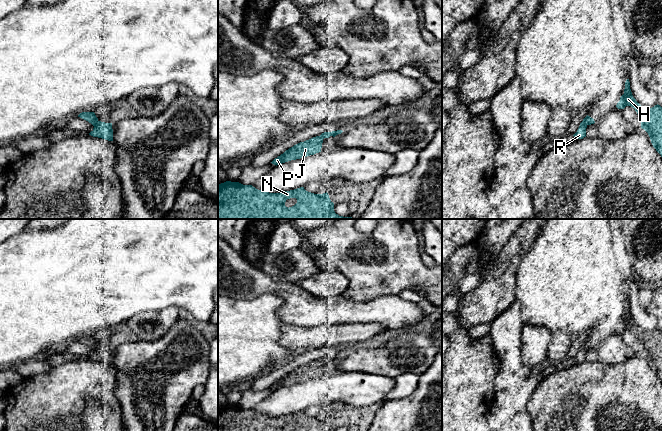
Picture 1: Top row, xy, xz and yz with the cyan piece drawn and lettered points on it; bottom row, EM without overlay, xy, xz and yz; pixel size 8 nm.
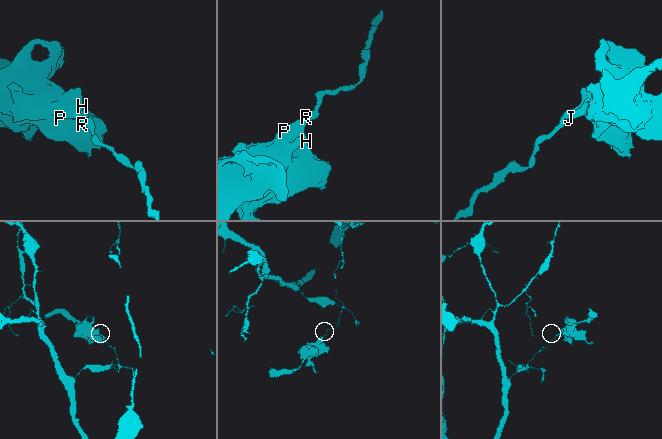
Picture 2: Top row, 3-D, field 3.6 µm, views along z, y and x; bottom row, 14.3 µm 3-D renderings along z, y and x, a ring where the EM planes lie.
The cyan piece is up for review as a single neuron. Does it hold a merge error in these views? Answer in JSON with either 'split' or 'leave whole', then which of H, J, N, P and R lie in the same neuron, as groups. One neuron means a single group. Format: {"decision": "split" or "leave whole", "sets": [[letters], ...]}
{"decision": "split", "sets": [["H", "J", "N", "P"], ["R"]]}

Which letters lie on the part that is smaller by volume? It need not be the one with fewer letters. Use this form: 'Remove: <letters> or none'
Remove: H, J, N, P

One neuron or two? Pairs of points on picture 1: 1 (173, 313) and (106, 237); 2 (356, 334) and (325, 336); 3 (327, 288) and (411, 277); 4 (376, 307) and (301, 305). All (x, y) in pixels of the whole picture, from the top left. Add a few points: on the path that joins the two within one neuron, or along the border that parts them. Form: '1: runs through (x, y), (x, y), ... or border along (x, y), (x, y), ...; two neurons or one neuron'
1: border along (178, 307), (164, 307), (145, 312); two neurons
2: runs through (348, 335), (333, 335); one neuron
3: border along (328, 271), (339, 271), (347, 278), (343, 294); two neurons
4: runs through (357, 311), (320, 311); one neuron

